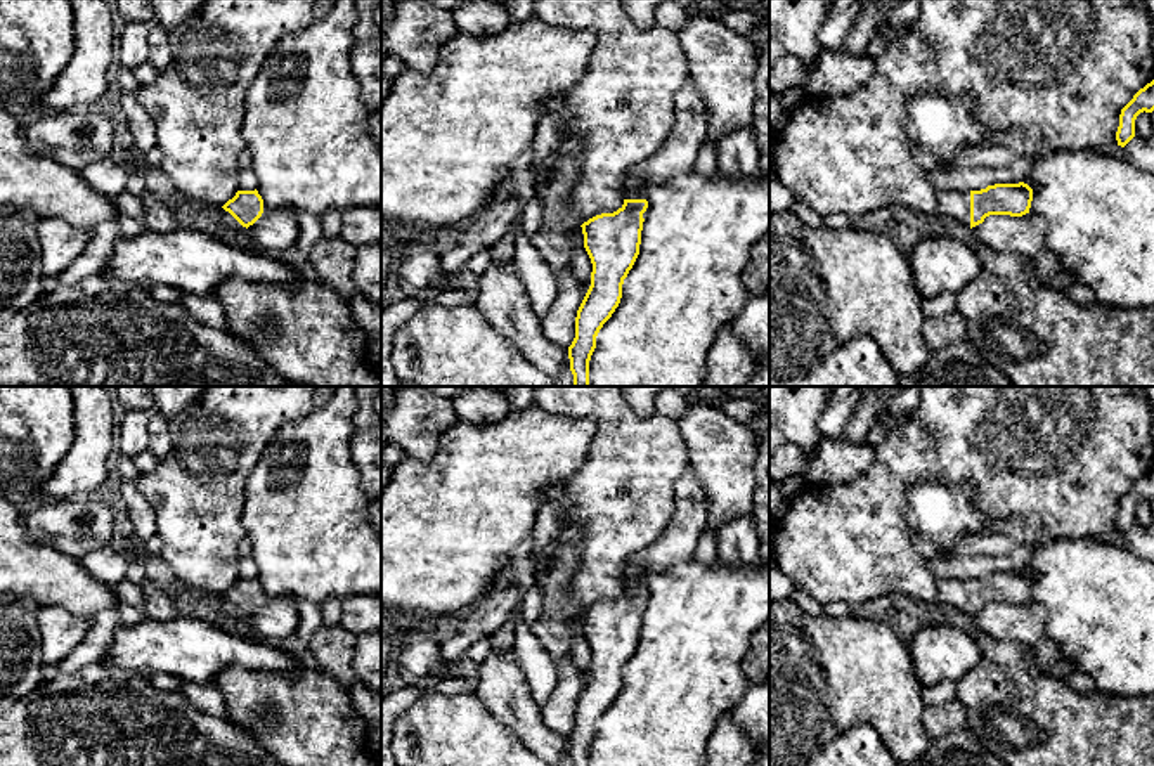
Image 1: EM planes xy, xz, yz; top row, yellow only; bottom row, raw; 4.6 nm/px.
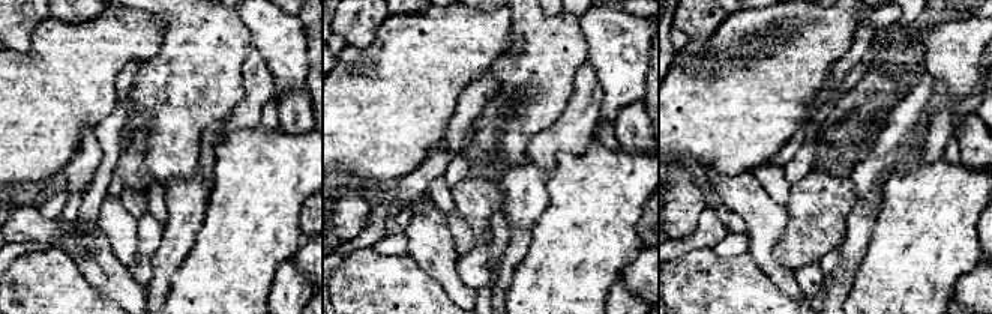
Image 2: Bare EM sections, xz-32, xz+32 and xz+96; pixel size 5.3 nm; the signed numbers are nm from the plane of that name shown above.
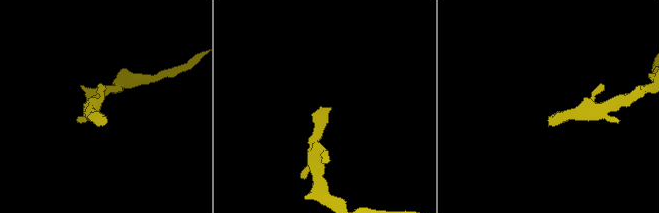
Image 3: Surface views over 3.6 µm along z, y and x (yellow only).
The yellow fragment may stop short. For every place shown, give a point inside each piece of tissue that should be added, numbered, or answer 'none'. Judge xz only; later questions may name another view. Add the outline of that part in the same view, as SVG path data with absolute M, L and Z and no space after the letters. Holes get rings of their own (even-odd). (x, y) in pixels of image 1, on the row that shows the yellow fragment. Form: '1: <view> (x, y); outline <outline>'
1: xz (678, 153); outline M691 76L676 94L674 114L676 123L658 151L627 172L626 199L646 199L652 185L664 185L695 168L698 149L707 139L709 114Z

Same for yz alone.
1: yz (953, 203); outline M937 191L937 215L944 215L962 222L970 229L970 192L965 191Z

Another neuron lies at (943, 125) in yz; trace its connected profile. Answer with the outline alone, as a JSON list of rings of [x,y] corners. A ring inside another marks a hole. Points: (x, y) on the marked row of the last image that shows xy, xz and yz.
[[[924,92],[908,102],[908,135],[915,146],[930,153],[943,170],[963,149],[982,147],[995,133],[976,114],[970,94],[941,95]]]

